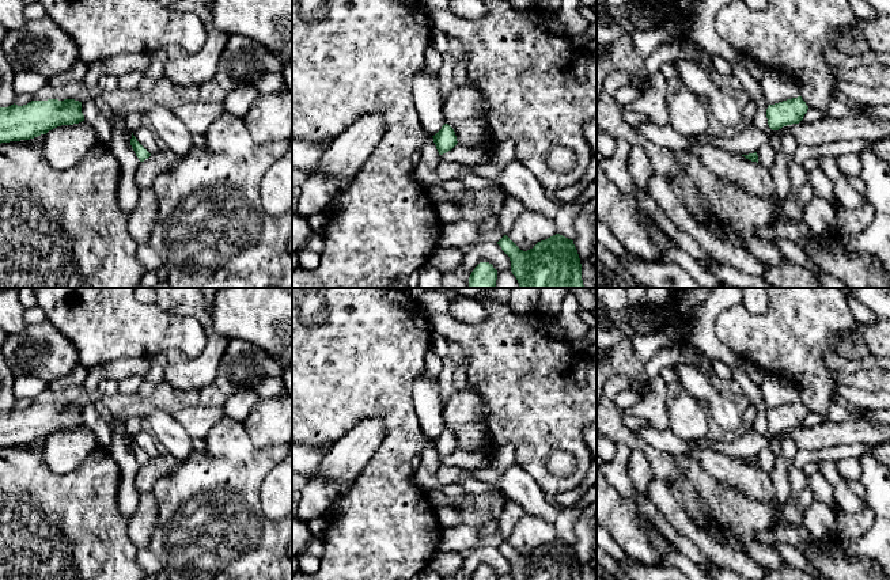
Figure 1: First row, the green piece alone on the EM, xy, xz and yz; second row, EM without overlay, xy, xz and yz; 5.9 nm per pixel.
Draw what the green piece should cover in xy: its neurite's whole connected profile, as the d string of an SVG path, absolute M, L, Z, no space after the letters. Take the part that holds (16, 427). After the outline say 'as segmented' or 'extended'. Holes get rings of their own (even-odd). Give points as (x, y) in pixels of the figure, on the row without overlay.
M75 403L31 405L23 410L14 407L8 412L0 412L0 448L30 444L41 439L46 439L49 435L57 431L73 429L82 425L84 425L84 420L82 417L82 406Z | as segmented

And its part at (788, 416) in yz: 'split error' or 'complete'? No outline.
complete

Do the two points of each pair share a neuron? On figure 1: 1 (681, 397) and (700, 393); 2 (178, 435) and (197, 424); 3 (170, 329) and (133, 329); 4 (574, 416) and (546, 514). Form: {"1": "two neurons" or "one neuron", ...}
{"1": "two neurons", "2": "two neurons", "3": "one neuron", "4": "two neurons"}

